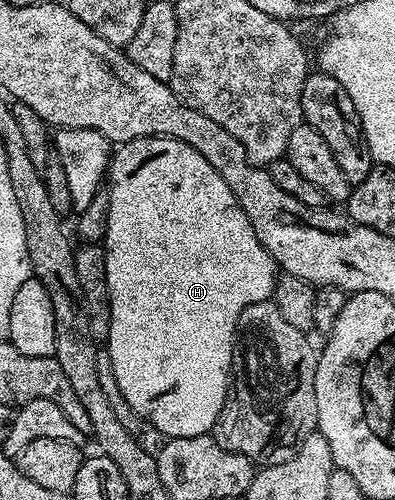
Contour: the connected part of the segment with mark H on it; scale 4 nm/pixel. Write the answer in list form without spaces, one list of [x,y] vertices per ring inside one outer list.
[[[142,136],[118,145],[111,157],[109,169],[109,226],[107,234],[101,243],[107,251],[105,254],[105,278],[109,286],[109,334],[105,348],[113,362],[117,385],[120,386],[125,401],[136,411],[136,414],[157,431],[164,432],[164,437],[189,438],[190,436],[206,436],[219,423],[219,416],[223,406],[229,399],[229,385],[233,380],[233,365],[235,363],[235,345],[237,343],[237,329],[241,310],[253,306],[262,300],[271,300],[277,279],[277,265],[275,259],[261,246],[245,210],[237,202],[233,190],[205,162],[193,146],[172,136]]]

